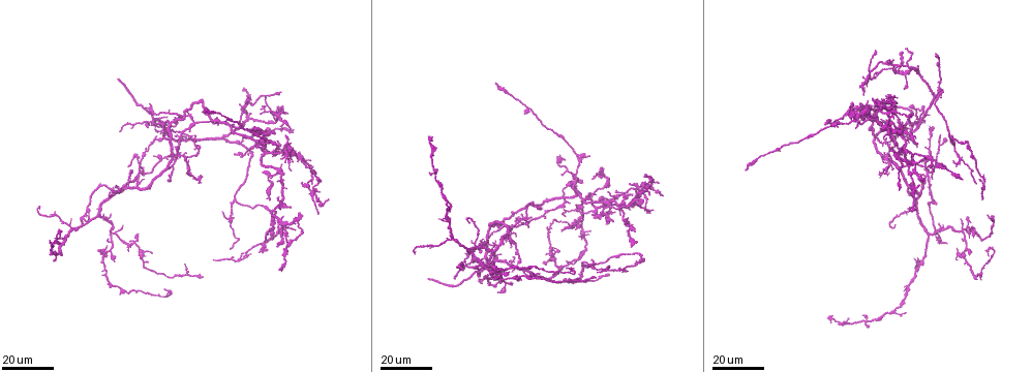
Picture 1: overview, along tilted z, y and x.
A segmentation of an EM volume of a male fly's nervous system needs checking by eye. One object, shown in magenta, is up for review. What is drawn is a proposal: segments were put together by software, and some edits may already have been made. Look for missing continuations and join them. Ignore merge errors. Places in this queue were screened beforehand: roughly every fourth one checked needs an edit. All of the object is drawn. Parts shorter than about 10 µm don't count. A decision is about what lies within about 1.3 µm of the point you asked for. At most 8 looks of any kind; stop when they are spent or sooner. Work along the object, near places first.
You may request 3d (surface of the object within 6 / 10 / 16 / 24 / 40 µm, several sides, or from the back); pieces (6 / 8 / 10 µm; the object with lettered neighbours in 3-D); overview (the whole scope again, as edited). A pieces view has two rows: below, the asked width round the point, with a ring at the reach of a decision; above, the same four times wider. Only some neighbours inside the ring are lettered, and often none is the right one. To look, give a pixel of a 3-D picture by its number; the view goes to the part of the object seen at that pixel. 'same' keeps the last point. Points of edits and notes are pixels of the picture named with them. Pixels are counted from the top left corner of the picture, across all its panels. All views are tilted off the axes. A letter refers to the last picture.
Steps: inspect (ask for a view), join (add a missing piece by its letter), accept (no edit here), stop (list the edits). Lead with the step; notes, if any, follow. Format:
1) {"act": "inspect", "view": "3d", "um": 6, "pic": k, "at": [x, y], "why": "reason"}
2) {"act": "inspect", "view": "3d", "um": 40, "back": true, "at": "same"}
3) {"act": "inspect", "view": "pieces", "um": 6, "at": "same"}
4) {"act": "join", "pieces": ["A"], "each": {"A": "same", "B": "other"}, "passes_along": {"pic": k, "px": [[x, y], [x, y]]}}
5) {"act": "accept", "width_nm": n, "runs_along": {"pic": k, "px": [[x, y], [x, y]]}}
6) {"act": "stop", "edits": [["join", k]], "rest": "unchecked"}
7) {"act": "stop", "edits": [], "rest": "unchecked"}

{"act": "inspect", "view": "3d", "um": 24, "pic": 1, "at": [566, 158], "why": "free end"}

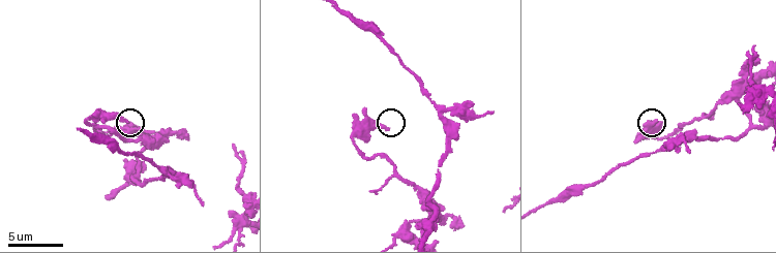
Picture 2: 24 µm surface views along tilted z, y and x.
{"act": "inspect", "view": "pieces", "um": 6, "pic": 2, "at": [655, 121]}

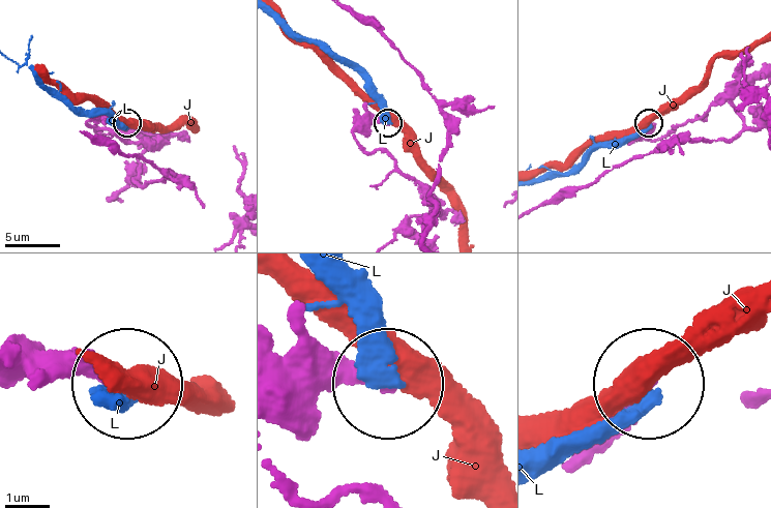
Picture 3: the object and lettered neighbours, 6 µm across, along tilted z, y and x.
{"act": "accept", "each": {"J": "other", "L": "other"}, "runs_along": {"pic": 3, "px": [[275, 412], [352, 378], [390, 385]]}, "found": "none of them fits"}

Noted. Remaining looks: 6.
{"act": "inspect", "view": "pieces", "um": 8, "pic": 2, "at": [758, 59], "why": "branch stops here"}

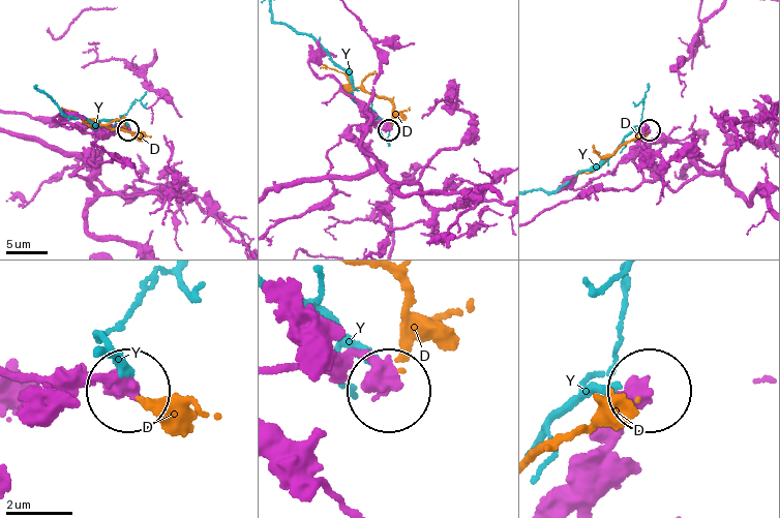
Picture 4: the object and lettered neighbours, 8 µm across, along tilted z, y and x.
{"act": "accept", "each": {"D": "other", "Y": "other"}, "runs_along": {"pic": 4, "px": [[308, 212], [332, 190], [328, 154], [341, 134], [387, 128]]}, "found": "no lettered piece goes on from it"}

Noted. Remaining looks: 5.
{"act": "inspect", "view": "3d", "um": 24, "pic": 1, "at": [868, 99], "why": "free end"}

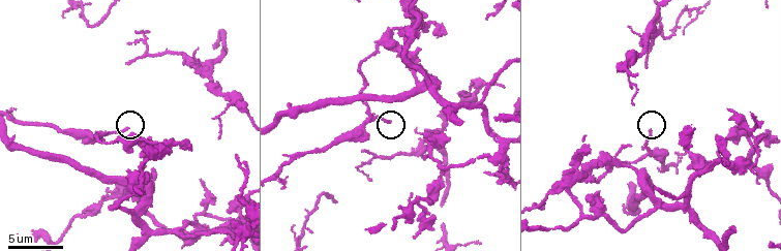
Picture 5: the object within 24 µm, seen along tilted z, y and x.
{"act": "inspect", "view": "pieces", "um": 8, "pic": 5, "at": [128, 128], "why": "what lies round it"}

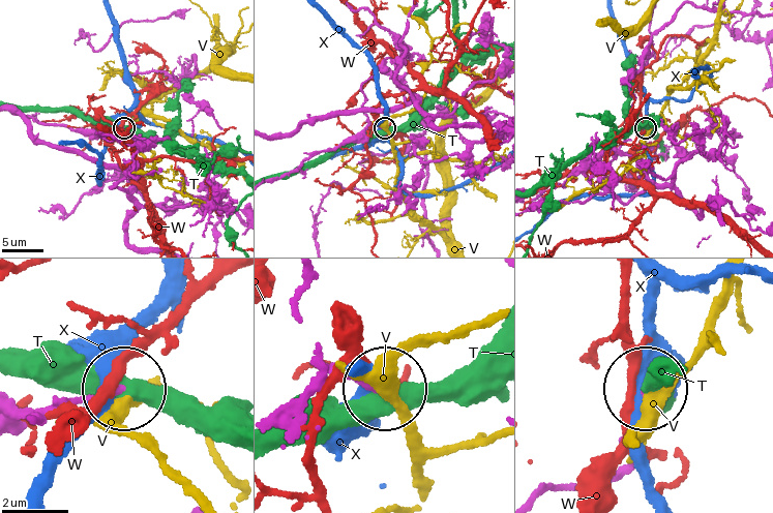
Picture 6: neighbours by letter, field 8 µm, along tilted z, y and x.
{"act": "accept", "each": {"T": "other", "V": "other", "W": "other", "X": "other"}, "runs_along": {"pic": 6, "px": [[11, 406], [105, 400], [120, 390]]}, "found": "no lettered piece goes on from it"}

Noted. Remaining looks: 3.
{"act": "inspect", "view": "3d", "um": 24, "pic": 1, "at": [954, 160], "why": "tapers out"}

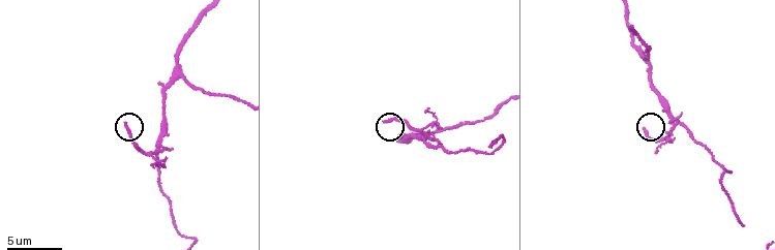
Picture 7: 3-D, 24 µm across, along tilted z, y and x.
{"act": "inspect", "view": "pieces", "um": 6, "pic": 7, "at": [385, 121], "why": "what lies round it"}

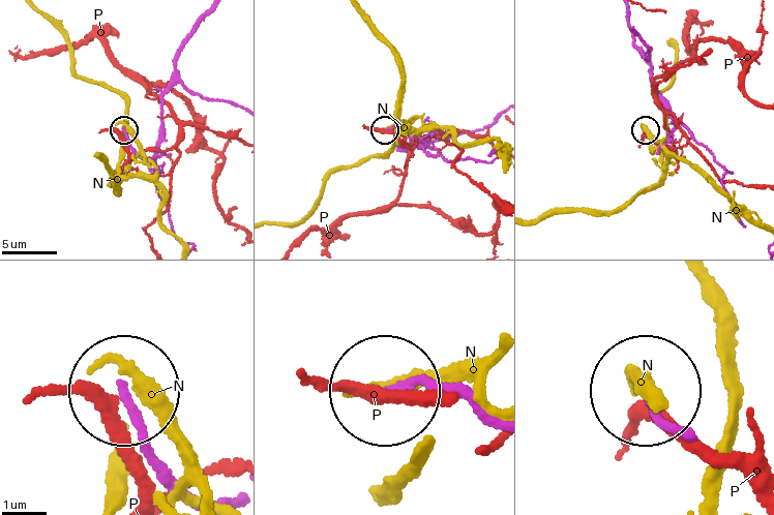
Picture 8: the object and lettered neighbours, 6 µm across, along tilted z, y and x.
{"act": "accept", "each": {"N": "other", "P": "other"}, "found": "none of them fits"}

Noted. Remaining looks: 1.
{"act": "stop", "edits": [], "rest": "unchecked"}

